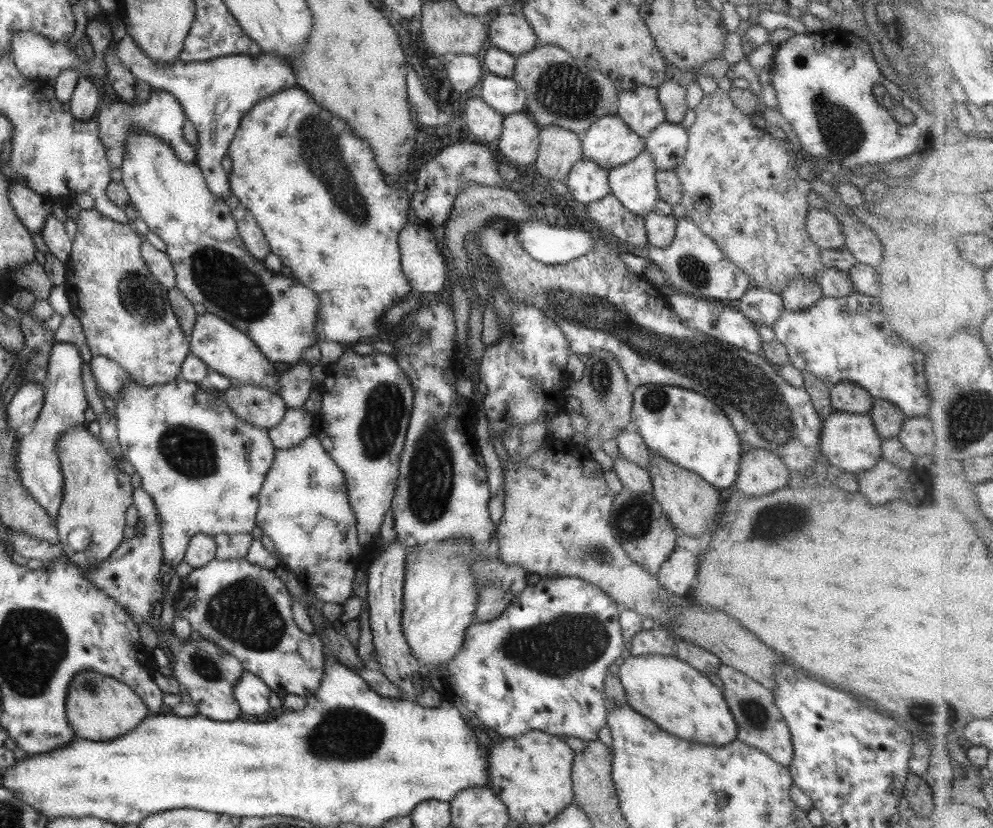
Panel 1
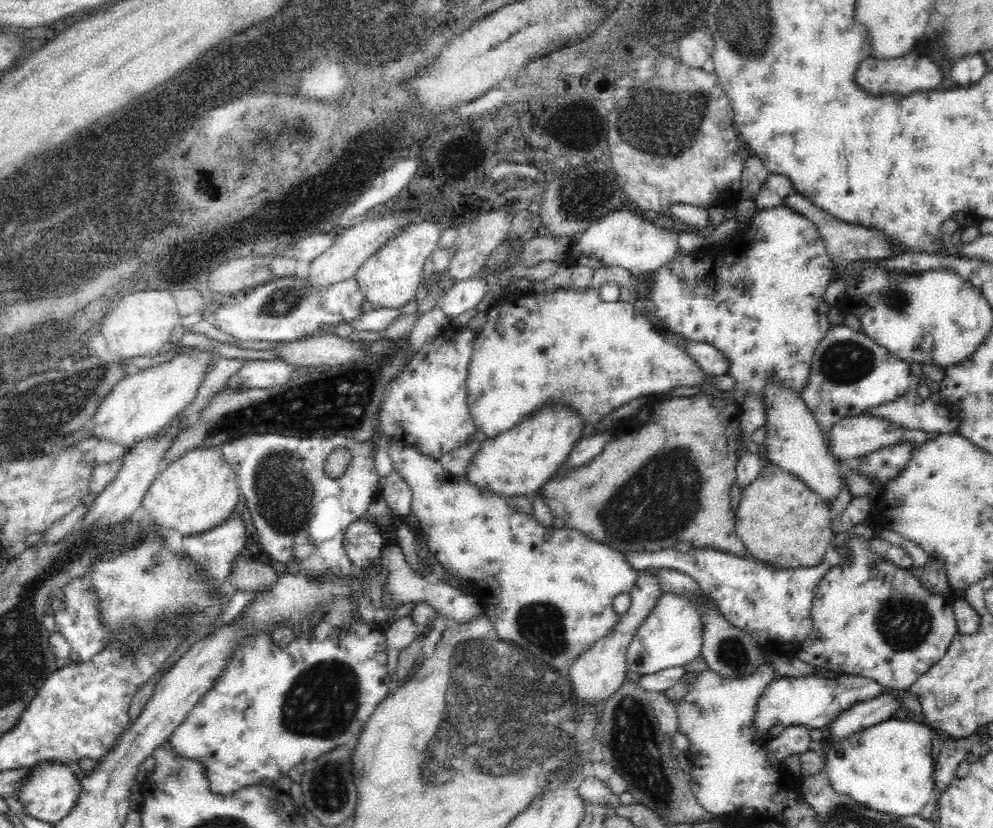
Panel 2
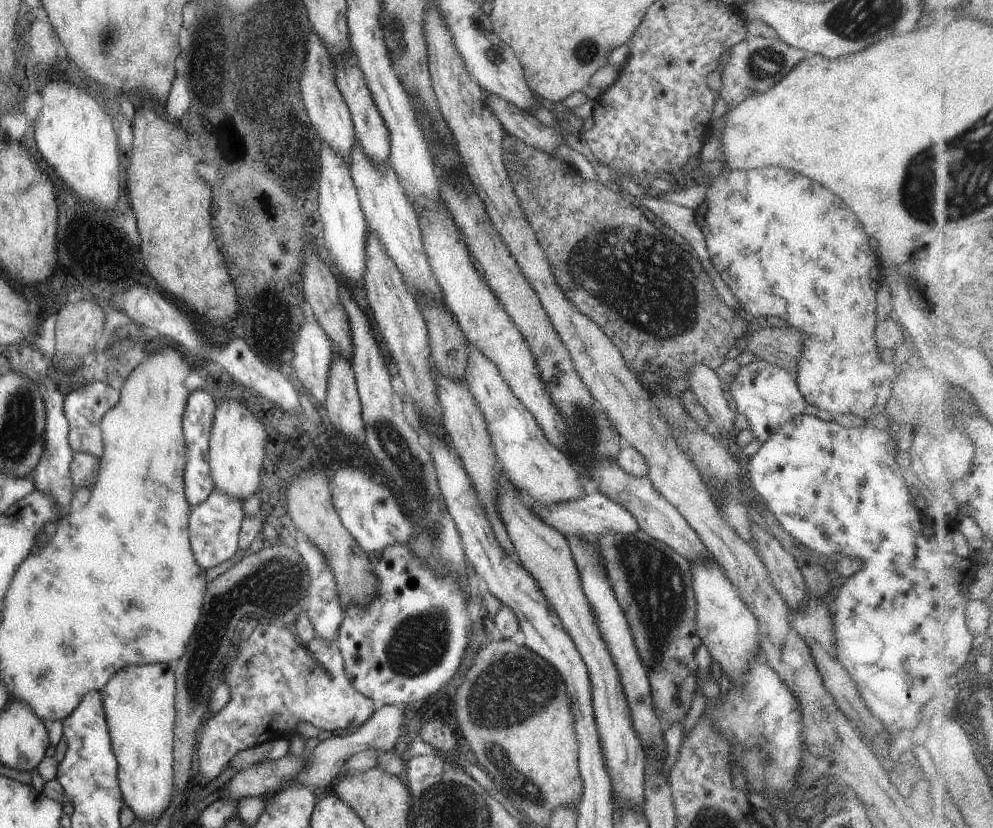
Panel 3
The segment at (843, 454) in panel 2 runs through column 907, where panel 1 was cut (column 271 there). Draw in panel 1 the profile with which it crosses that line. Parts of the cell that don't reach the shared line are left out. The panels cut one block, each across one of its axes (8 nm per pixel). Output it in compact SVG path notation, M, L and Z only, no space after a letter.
M305 408L286 409L281 421L267 434L273 448L293 448L312 434L312 414Z

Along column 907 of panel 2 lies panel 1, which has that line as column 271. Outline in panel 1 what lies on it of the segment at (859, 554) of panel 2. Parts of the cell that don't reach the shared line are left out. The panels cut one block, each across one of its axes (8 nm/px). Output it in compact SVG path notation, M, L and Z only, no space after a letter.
M245 558L233 560L211 559L201 568L193 568L191 572L180 578L178 595L173 602L173 616L182 616L187 620L190 630L198 632L201 638L215 643L223 652L235 657L242 665L243 671L259 678L277 696L283 698L287 694L306 698L319 687L323 673L323 649L321 644L313 648L313 656L303 660L297 652L299 642L309 640L309 635L301 631L291 617L291 598L285 583L275 576L273 570L249 563Z

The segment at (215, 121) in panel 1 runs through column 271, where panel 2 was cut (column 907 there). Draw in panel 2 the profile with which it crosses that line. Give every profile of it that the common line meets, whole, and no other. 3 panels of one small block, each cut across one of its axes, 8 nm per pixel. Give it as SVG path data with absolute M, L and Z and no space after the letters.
M921 49L894 60L876 60L866 57L860 61L854 75L854 82L858 88L866 91L872 98L895 97L907 95L918 89L934 89L940 87L943 74L940 66L930 57L921 54Z

